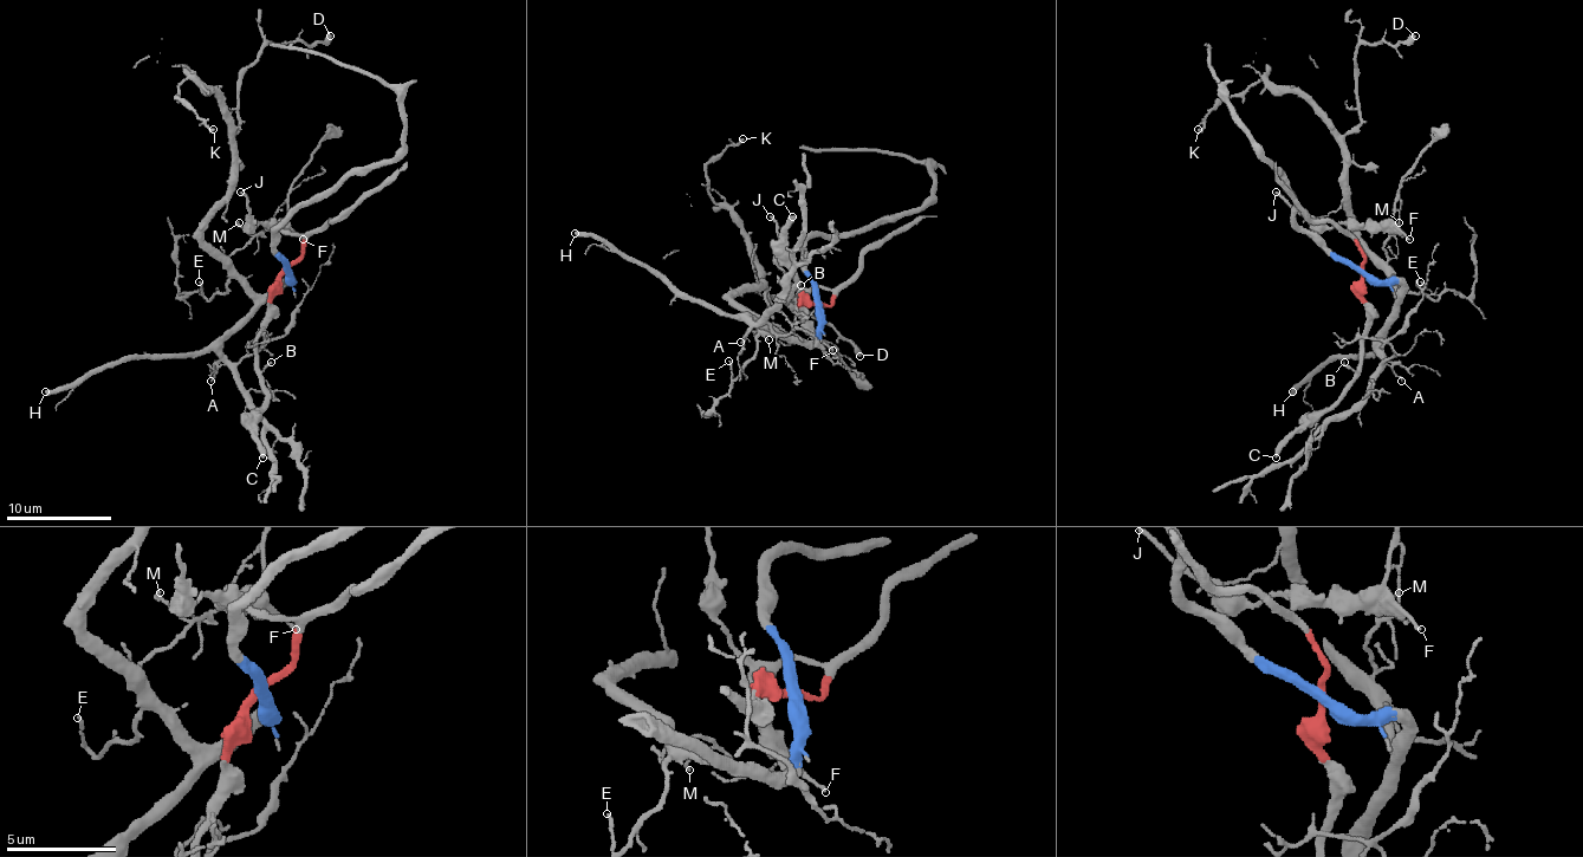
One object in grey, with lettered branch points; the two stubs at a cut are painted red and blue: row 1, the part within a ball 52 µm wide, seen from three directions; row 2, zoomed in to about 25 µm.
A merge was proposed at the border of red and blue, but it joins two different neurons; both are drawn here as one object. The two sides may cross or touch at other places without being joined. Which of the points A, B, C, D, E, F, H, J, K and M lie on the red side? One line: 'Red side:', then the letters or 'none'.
Red side: B, C, F, J

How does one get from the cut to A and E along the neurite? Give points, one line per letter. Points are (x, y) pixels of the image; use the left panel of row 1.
A: (286, 268), (289, 283), (284, 283), (224, 339), (221, 361), (211, 382)
E: (286, 268), (289, 283), (254, 296), (237, 277), (228, 279), (226, 292), (205, 298), (200, 283)

